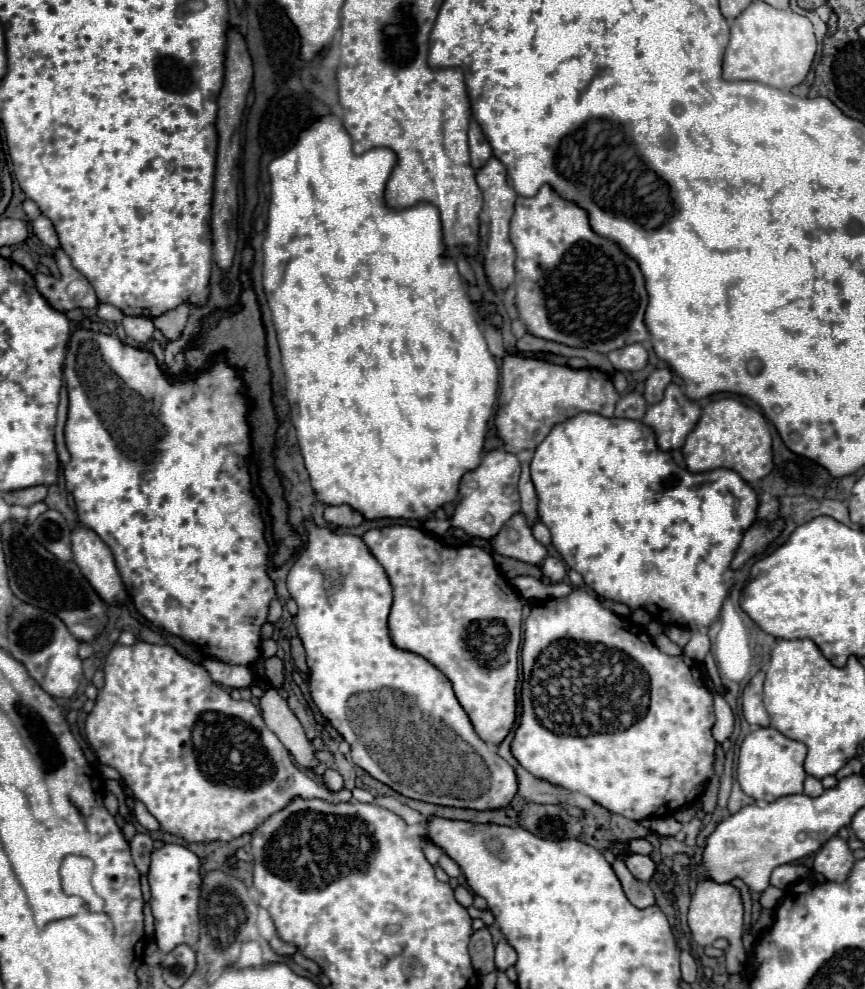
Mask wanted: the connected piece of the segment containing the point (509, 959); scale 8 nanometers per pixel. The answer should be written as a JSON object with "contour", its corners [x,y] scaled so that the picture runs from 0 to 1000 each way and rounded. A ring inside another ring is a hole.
{"contour":[[[578,950],[573,954],[573,979],[585,981],[587,977],[594,977],[594,973],[597,973],[594,959],[585,950]]]}

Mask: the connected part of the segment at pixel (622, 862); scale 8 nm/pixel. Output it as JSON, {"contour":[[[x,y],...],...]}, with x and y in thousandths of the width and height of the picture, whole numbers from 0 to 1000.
{"contour":[[[721,861],[712,863],[712,870],[710,870],[708,878],[710,878],[710,882],[712,882],[712,886],[714,886],[714,890],[717,890],[719,898],[721,898],[724,908],[726,908],[735,918],[749,918],[749,916],[754,916],[754,914],[758,912],[754,898],[751,898],[747,892],[735,890],[735,888],[728,884],[728,880],[724,878],[724,863],[721,863]]]}

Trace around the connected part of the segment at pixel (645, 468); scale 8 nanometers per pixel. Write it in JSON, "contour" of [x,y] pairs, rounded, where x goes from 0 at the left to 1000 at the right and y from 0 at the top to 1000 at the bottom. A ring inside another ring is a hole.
{"contour":[[[673,417],[668,421],[657,423],[650,429],[643,429],[636,439],[620,451],[615,467],[613,467],[613,481],[615,489],[622,499],[622,518],[624,518],[624,528],[629,528],[640,540],[640,554],[647,558],[652,568],[671,578],[675,582],[677,593],[687,593],[687,599],[694,605],[703,605],[710,609],[719,609],[728,613],[731,617],[745,615],[749,617],[763,631],[791,631],[793,635],[800,633],[821,633],[823,629],[830,627],[835,609],[842,601],[842,595],[849,588],[849,578],[844,576],[844,566],[849,564],[849,558],[858,546],[858,540],[872,530],[874,526],[874,499],[872,495],[851,481],[846,475],[821,475],[821,477],[809,477],[802,479],[793,473],[786,473],[772,457],[765,457],[758,453],[758,443],[756,437],[745,431],[738,425],[717,425],[717,423],[698,423],[694,419],[682,419]]]}

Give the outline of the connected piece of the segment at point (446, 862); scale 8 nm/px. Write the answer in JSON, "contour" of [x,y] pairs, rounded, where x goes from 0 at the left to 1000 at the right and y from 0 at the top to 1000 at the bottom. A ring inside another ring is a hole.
{"contour":[[[511,863],[509,866],[509,876],[513,878],[513,882],[518,884],[518,886],[523,886],[523,888],[529,888],[532,884],[534,884],[534,880],[532,880],[532,876],[518,866],[518,863]]]}

